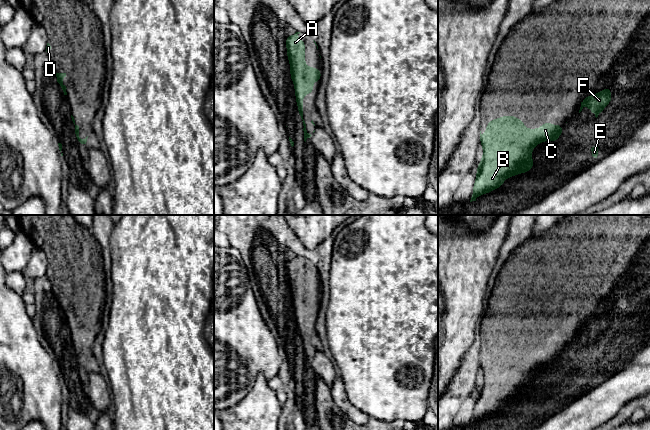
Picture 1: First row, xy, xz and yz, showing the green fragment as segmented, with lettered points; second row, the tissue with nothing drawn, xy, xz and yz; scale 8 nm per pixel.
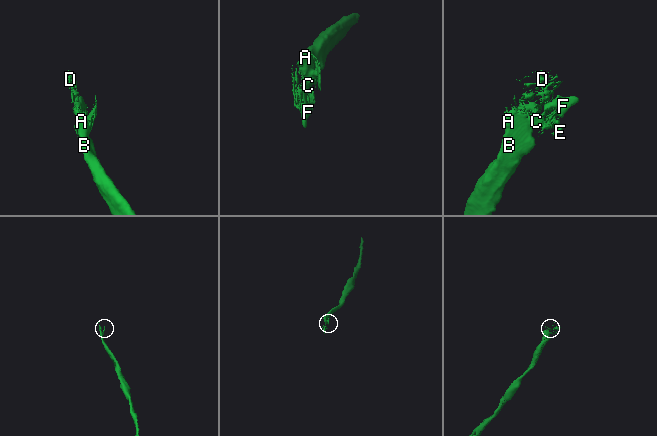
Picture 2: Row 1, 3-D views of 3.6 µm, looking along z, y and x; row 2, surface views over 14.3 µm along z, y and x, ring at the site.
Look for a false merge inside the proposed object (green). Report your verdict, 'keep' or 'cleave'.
cleave

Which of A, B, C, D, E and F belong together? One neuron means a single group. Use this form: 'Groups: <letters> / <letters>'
Groups: A B C D / E F

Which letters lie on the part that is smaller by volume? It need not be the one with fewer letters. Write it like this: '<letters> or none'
E, F

